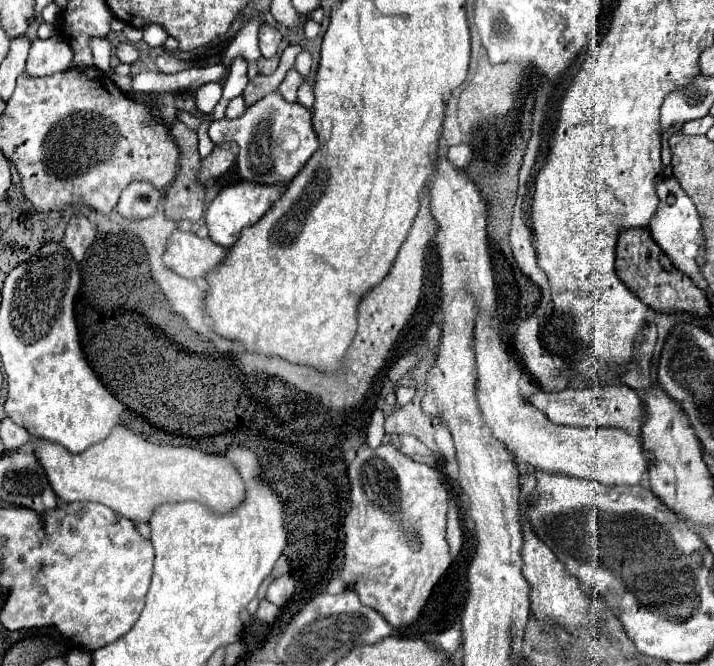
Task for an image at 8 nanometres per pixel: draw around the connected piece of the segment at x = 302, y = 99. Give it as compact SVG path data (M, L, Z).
M304 82L302 86L300 86L300 90L298 90L298 102L302 104L302 106L306 106L306 108L312 108L312 102L314 102L314 94L312 94L312 88Z

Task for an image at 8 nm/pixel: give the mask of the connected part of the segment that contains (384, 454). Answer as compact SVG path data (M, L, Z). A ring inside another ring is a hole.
M392 444L378 448L362 446L348 466L350 478L350 512L344 518L344 564L340 578L350 590L356 590L360 602L378 610L394 630L414 624L426 606L426 600L450 566L450 550L446 542L446 510L448 492L442 486L440 472L432 466L414 462Z

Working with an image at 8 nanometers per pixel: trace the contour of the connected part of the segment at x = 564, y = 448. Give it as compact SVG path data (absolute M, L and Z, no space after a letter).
M478 316L474 330L476 370L478 370L478 404L486 424L494 436L502 440L510 452L514 452L520 466L532 466L542 472L588 478L602 484L626 484L636 486L642 476L650 472L654 458L642 448L642 438L626 434L616 428L578 428L558 426L532 408L518 386L518 372L504 372L504 352L500 350L500 338L484 316Z

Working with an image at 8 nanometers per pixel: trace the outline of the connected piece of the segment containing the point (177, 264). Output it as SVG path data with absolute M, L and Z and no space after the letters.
M174 232L168 238L164 262L168 268L184 278L196 280L208 276L220 264L224 264L228 250L214 244L210 238L202 240L194 232Z

